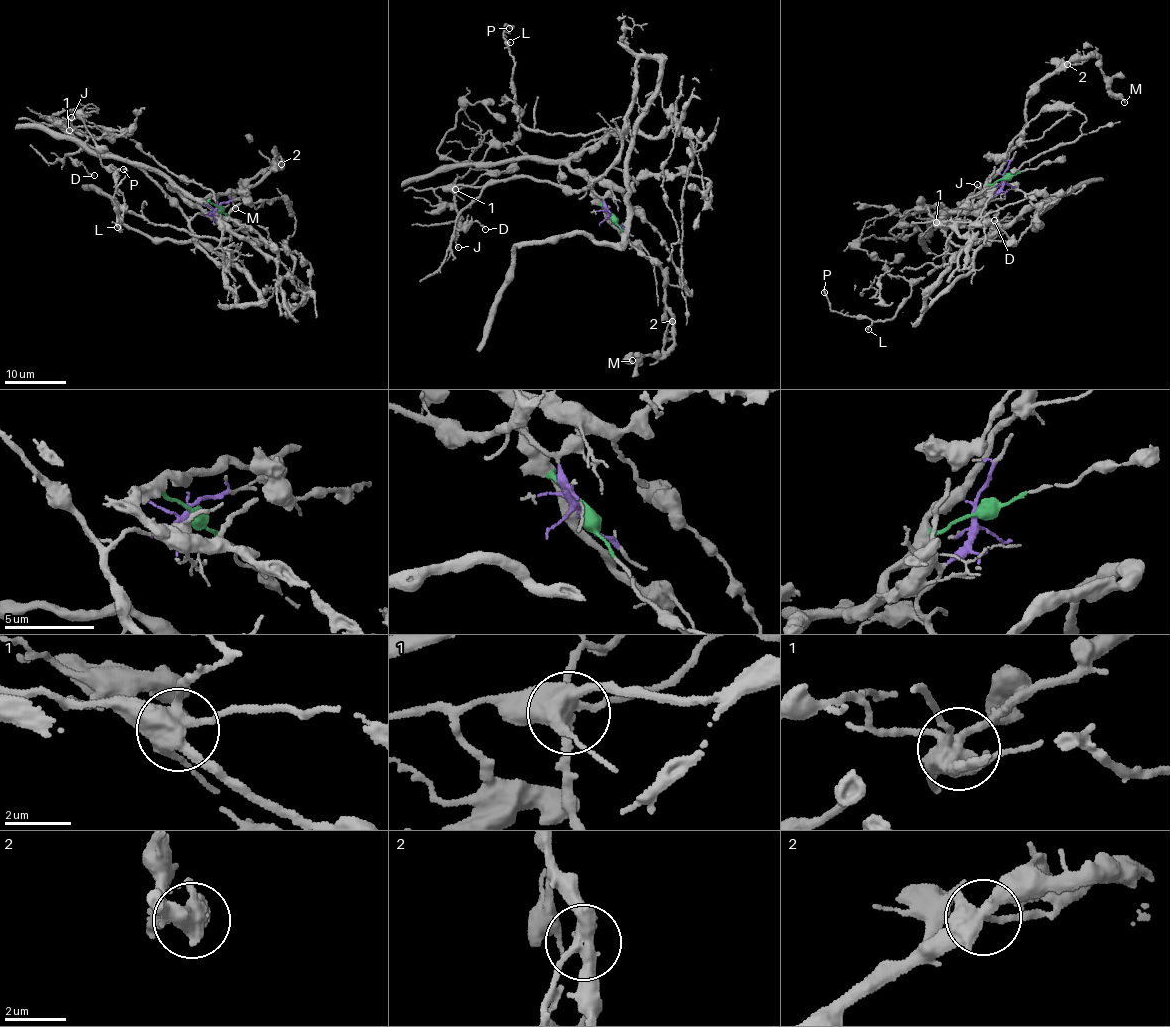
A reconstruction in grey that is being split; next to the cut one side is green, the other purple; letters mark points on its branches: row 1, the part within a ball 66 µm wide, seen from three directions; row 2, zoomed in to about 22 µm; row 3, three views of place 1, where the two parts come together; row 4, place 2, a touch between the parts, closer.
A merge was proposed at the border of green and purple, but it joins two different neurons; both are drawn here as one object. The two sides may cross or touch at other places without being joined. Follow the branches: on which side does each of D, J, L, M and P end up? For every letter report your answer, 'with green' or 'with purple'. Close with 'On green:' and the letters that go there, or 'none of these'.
D: with purple
J: with purple
L: with purple
M: with green
P: with purple
On green: M

